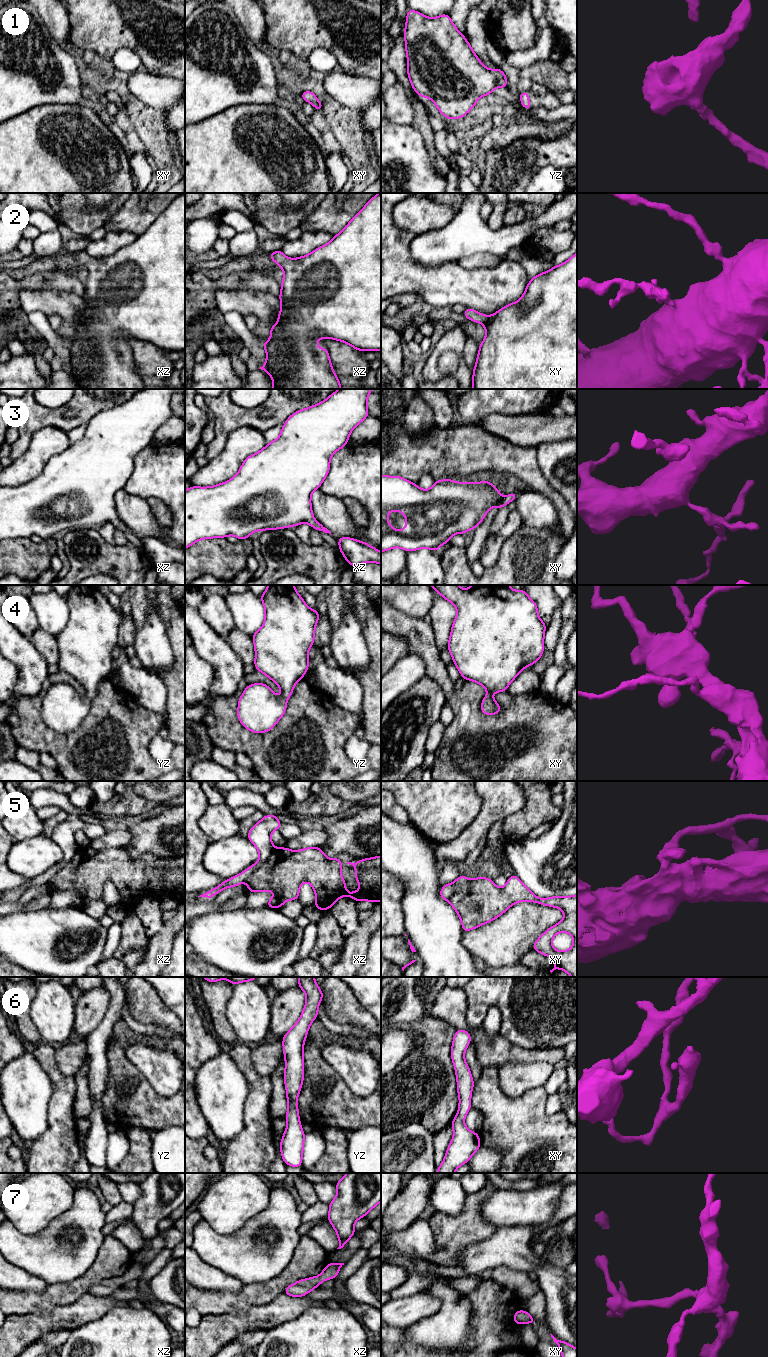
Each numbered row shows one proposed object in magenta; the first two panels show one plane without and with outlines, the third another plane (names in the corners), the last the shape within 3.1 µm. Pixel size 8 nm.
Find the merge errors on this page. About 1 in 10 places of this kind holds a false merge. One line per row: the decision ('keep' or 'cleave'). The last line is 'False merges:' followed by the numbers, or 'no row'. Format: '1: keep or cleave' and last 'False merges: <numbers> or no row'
1: keep
2: keep
3: keep
4: keep
5: cleave
6: keep
7: keep
False merges: 5

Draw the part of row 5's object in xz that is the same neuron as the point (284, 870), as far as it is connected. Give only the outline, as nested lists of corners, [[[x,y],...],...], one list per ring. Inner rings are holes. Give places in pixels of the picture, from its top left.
[[[287,847],[274,848],[271,855],[267,860],[257,868],[245,881],[248,884],[248,893],[258,892],[258,891],[275,891],[276,894],[267,902],[266,907],[280,909],[280,907],[288,900],[298,900],[299,891],[301,884],[306,881],[309,882],[316,894],[316,900],[314,906],[320,911],[330,909],[332,905],[340,897],[352,898],[355,901],[381,901],[381,856],[376,856],[372,858],[366,858],[359,860],[357,863],[347,862],[347,864],[352,865],[356,869],[356,877],[354,881],[360,883],[360,890],[355,892],[349,892],[345,888],[345,881],[341,875],[341,865],[342,861],[338,856],[334,859],[329,859],[324,855],[324,852],[320,847],[309,847],[298,851],[292,851]]]

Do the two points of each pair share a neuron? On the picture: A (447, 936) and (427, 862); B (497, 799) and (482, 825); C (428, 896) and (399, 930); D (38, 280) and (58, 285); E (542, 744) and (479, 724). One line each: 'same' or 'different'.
A: same
B: same
C: different
D: same
E: same

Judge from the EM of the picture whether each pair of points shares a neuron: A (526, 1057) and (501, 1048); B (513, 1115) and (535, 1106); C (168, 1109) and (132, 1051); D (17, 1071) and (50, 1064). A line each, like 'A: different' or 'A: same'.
A: same
B: same
C: different
D: different

